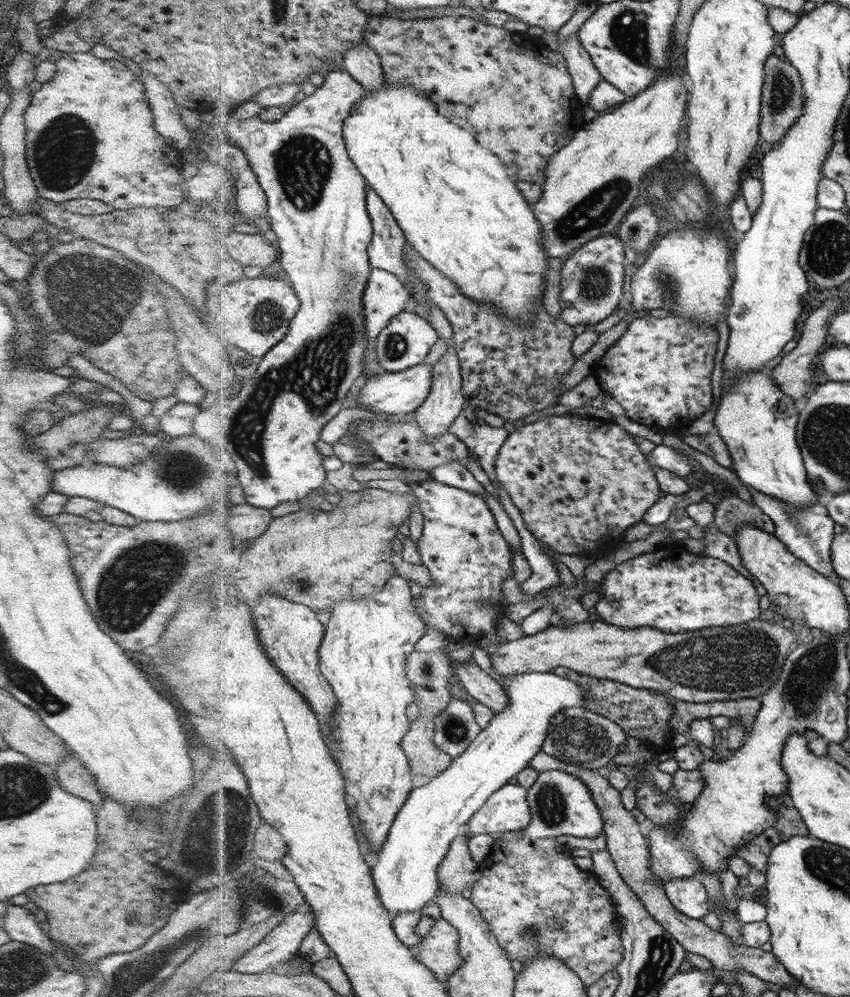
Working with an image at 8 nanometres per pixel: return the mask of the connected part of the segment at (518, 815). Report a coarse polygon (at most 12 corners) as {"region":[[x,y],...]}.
{"region":[[508,783],[470,821],[470,834],[522,831],[531,824],[527,789]]}

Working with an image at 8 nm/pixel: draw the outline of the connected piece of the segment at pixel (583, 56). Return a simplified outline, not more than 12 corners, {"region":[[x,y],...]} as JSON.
{"region":[[578,32],[559,39],[559,50],[579,99],[586,104],[599,70]]}

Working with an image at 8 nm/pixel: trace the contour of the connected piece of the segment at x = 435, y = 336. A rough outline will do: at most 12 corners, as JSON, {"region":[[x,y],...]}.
{"region":[[406,310],[378,339],[378,361],[402,372],[425,362],[439,331]]}

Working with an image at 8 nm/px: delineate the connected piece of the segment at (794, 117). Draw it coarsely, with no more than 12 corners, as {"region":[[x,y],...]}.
{"region":[[764,66],[760,138],[780,145],[807,112],[802,75]]}

